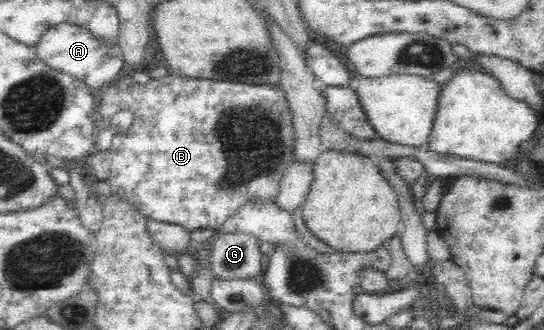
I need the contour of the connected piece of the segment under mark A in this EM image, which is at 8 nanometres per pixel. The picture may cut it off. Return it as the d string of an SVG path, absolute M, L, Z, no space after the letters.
M62 22L52 26L37 43L38 55L48 66L52 69L67 73L76 79L82 80L93 92L98 93L103 87L110 85L118 73L124 67L124 52L120 48L117 40L110 42L110 40L100 38L100 36L92 34L92 30L86 26L76 25L75 23Z

